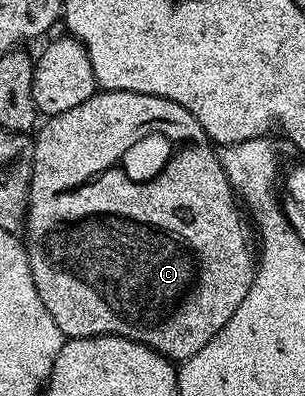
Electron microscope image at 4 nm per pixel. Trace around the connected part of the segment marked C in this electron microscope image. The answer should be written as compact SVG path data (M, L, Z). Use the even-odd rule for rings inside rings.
M98 91L91 99L79 103L79 107L63 111L58 117L50 117L40 126L33 146L33 174L29 188L29 210L25 212L23 244L31 267L31 279L35 279L35 291L39 291L43 307L47 307L51 319L55 319L55 327L59 327L66 339L130 337L132 341L151 347L170 361L180 363L195 355L195 351L207 347L207 343L211 343L211 339L223 331L227 319L235 315L239 303L243 303L247 291L251 291L258 258L255 256L254 242L253 245L249 242L251 229L245 226L246 214L229 186L217 154L218 150L191 111L179 107L179 103L171 99L131 91Z

